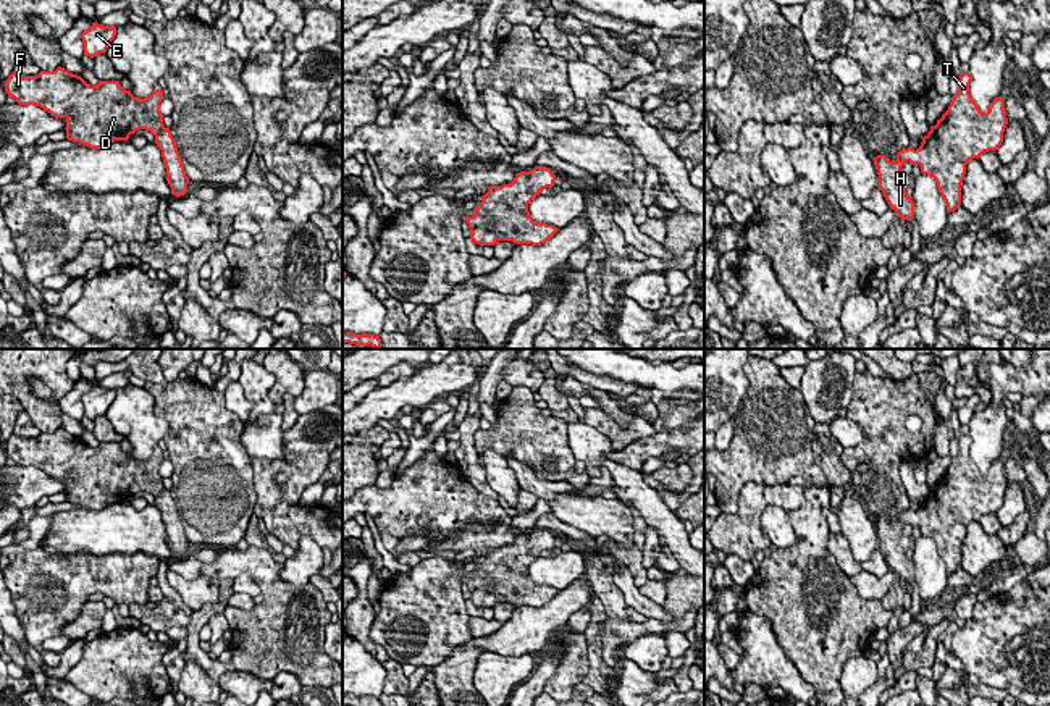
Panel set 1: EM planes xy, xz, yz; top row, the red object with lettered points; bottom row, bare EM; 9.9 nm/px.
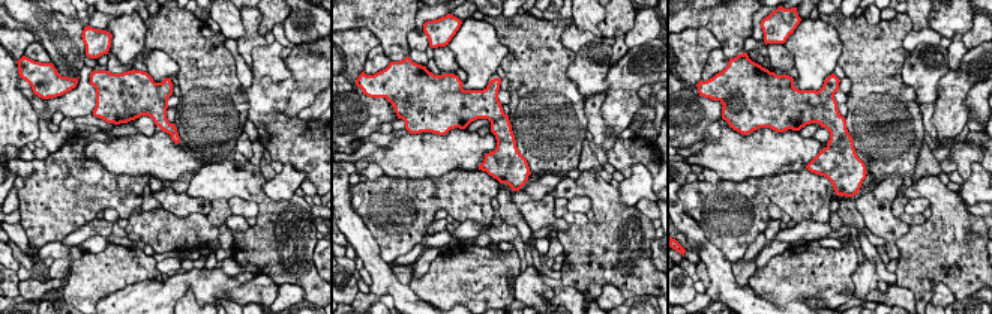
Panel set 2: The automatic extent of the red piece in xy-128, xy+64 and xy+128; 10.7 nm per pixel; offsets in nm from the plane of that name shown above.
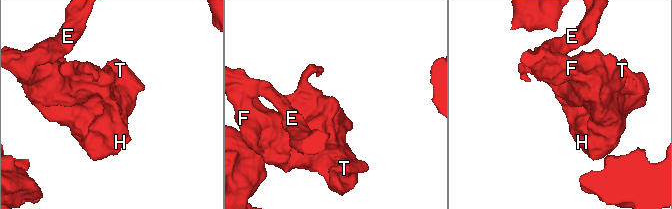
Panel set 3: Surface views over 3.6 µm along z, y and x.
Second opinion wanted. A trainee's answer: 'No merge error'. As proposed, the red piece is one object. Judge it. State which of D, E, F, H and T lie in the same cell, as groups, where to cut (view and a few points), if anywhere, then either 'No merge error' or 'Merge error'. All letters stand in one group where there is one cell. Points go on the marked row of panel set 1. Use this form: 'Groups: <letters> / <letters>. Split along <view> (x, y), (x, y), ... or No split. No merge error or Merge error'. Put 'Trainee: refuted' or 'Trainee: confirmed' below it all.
Groups: D E F H T. No split. No merge error
Trainee: confirmed

